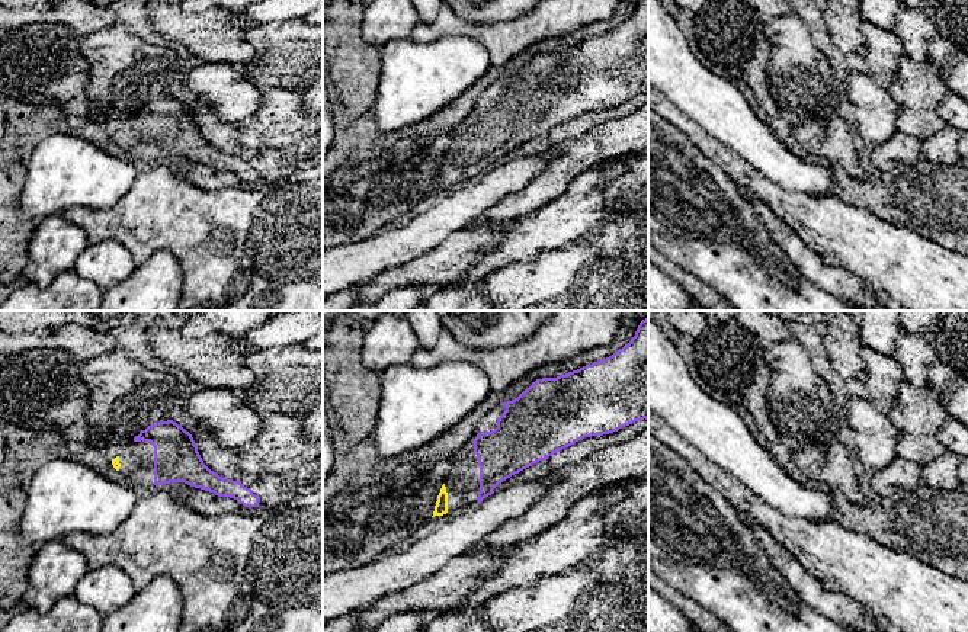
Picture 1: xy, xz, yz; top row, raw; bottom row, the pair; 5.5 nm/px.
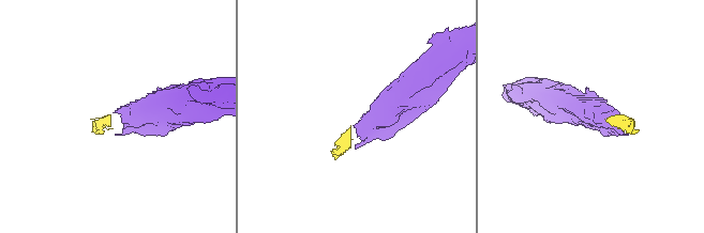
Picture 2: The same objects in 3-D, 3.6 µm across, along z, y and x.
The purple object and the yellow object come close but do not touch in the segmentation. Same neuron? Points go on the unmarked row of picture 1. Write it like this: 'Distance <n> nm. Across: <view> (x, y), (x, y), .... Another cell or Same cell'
Distance 120 nm. Across: xy (134, 115), (118, 131). Same cell

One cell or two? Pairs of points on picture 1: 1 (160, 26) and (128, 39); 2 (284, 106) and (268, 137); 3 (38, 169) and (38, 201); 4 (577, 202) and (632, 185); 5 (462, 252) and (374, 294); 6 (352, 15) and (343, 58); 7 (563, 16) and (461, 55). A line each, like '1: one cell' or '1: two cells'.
1: two cells
2: one cell
3: one cell
4: one cell
5: one cell
6: one cell
7: two cells

